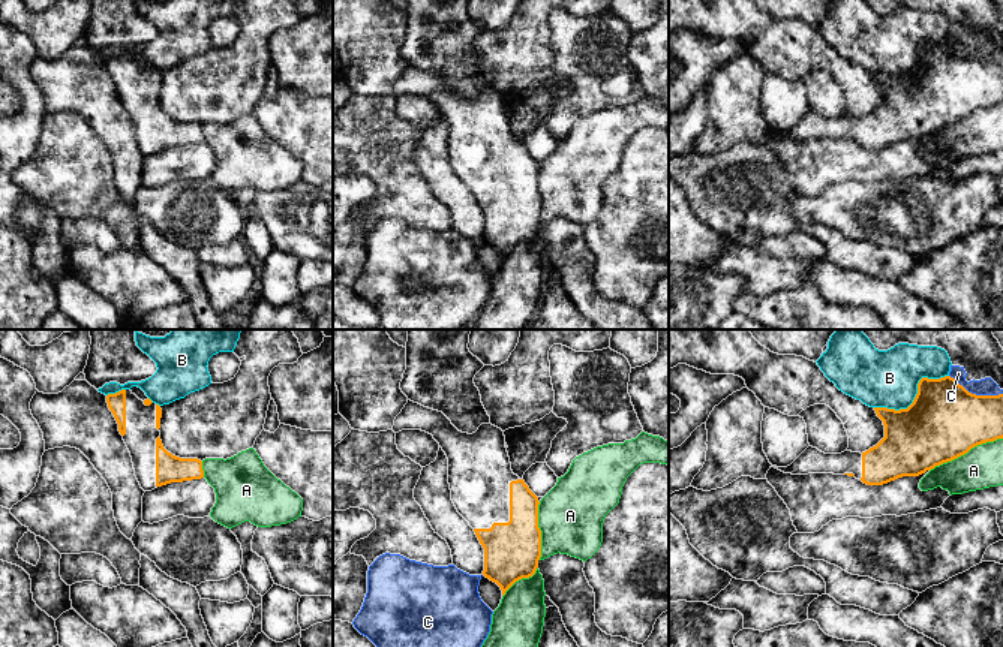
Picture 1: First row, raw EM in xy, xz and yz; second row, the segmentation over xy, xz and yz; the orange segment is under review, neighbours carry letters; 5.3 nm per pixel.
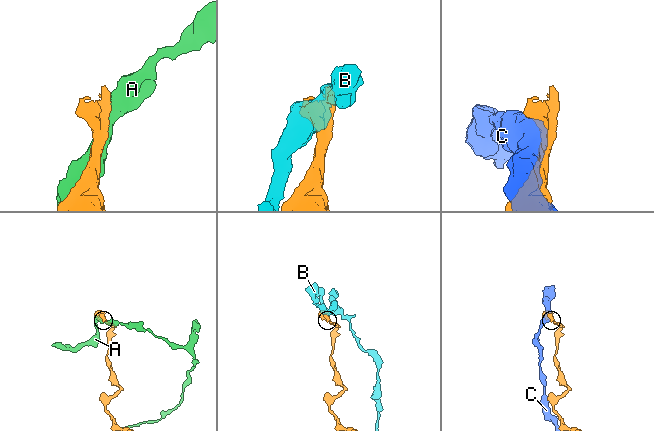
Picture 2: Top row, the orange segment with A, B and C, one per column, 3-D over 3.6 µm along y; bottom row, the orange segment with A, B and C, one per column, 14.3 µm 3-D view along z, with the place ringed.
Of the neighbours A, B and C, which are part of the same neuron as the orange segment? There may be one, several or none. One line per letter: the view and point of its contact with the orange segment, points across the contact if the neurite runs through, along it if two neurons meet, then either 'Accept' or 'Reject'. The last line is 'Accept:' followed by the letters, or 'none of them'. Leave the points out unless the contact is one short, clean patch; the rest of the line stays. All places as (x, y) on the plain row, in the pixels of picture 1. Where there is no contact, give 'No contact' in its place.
A: Touches orange at yz (966, 117). Reject
B: Touches orange at yz (916, 60). Reject
C: Touches orange at yz (975, 59). Reject
Accept: none of them

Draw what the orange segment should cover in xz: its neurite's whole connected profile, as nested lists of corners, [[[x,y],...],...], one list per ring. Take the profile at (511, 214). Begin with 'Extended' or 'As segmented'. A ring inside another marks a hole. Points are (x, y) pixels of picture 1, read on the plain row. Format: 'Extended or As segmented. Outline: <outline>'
Extended. Outline: [[[411,64],[394,84],[393,96],[402,94],[432,99],[445,117],[451,165],[484,213],[483,240],[501,252],[502,261],[516,246],[532,241],[541,222],[540,166],[525,145],[513,138],[504,96],[492,88],[481,88],[472,99],[462,97],[442,76]]]

